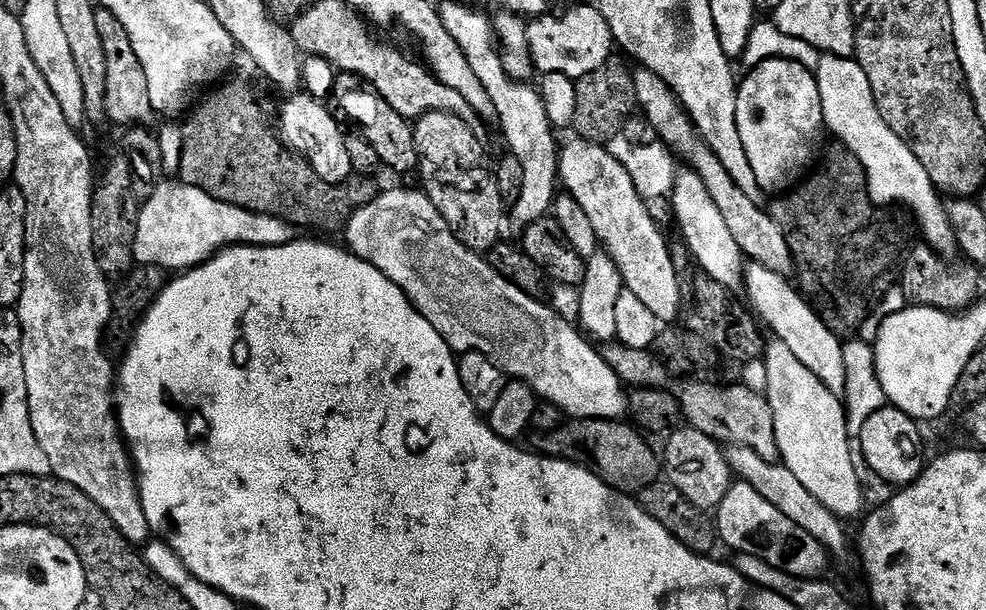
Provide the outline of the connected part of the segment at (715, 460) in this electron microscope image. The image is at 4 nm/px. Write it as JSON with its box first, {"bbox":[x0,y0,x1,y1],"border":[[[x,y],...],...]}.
{"bbox":[662,426,734,510],"border":[[[687,426],[680,427],[667,437],[669,440],[664,452],[662,448],[662,468],[666,473],[667,483],[674,485],[694,506],[714,510],[722,502],[722,498],[726,498],[734,483],[725,449],[698,430]]]}

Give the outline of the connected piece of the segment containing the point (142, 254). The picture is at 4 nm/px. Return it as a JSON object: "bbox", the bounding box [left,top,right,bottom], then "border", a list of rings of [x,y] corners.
{"bbox":[134,182,294,270],"border":[[[169,182],[160,183],[154,194],[150,195],[148,201],[142,204],[139,209],[136,218],[136,237],[134,238],[134,254],[136,255],[135,263],[140,266],[151,266],[161,270],[167,270],[167,268],[180,268],[176,270],[187,270],[197,267],[204,263],[205,260],[212,259],[217,252],[229,247],[229,246],[259,246],[261,248],[273,248],[279,244],[289,243],[294,236],[293,225],[286,223],[284,220],[279,220],[273,216],[263,216],[257,212],[246,212],[236,206],[230,206],[226,202],[218,202],[210,194],[206,194],[202,190],[198,190],[183,182],[175,182],[176,184],[169,184]]]}

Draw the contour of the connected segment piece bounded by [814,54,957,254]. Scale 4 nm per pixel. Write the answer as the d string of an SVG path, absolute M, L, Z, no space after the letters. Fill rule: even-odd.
M824 54L820 57L814 75L818 82L818 94L822 98L827 131L831 135L833 132L840 139L837 141L850 149L858 162L862 162L872 201L877 206L903 206L914 217L919 231L920 228L924 231L923 239L928 247L941 254L955 253L956 235L948 221L941 193L930 182L926 166L914 158L910 146L906 146L906 142L902 142L902 138L898 138L898 134L886 126L870 90L870 78L866 78L859 62L846 56Z

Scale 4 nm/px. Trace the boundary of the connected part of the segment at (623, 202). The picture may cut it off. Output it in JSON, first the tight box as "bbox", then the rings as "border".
{"bbox":[559,138,682,324],"border":[[[579,138],[572,139],[559,153],[559,181],[567,195],[578,202],[580,209],[590,220],[596,234],[597,241],[605,248],[608,256],[615,262],[616,268],[622,274],[625,289],[641,299],[642,303],[650,309],[662,324],[674,321],[680,312],[682,288],[680,286],[679,269],[673,262],[671,247],[660,232],[659,226],[648,210],[647,201],[638,194],[634,182],[628,171],[612,154],[605,145],[590,143]]]}

